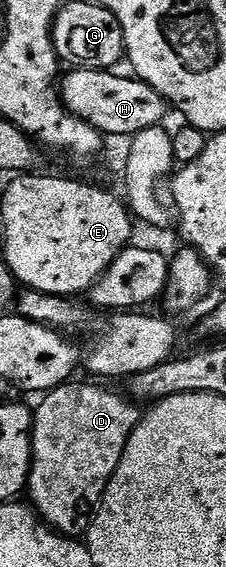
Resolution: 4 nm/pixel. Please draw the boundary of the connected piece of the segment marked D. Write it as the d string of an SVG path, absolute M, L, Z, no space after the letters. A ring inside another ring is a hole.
M70 380L48 391L33 410L33 463L29 469L28 501L46 526L66 536L85 536L101 504L101 497L125 451L131 432L141 422L142 411L128 397L120 398L101 386Z

